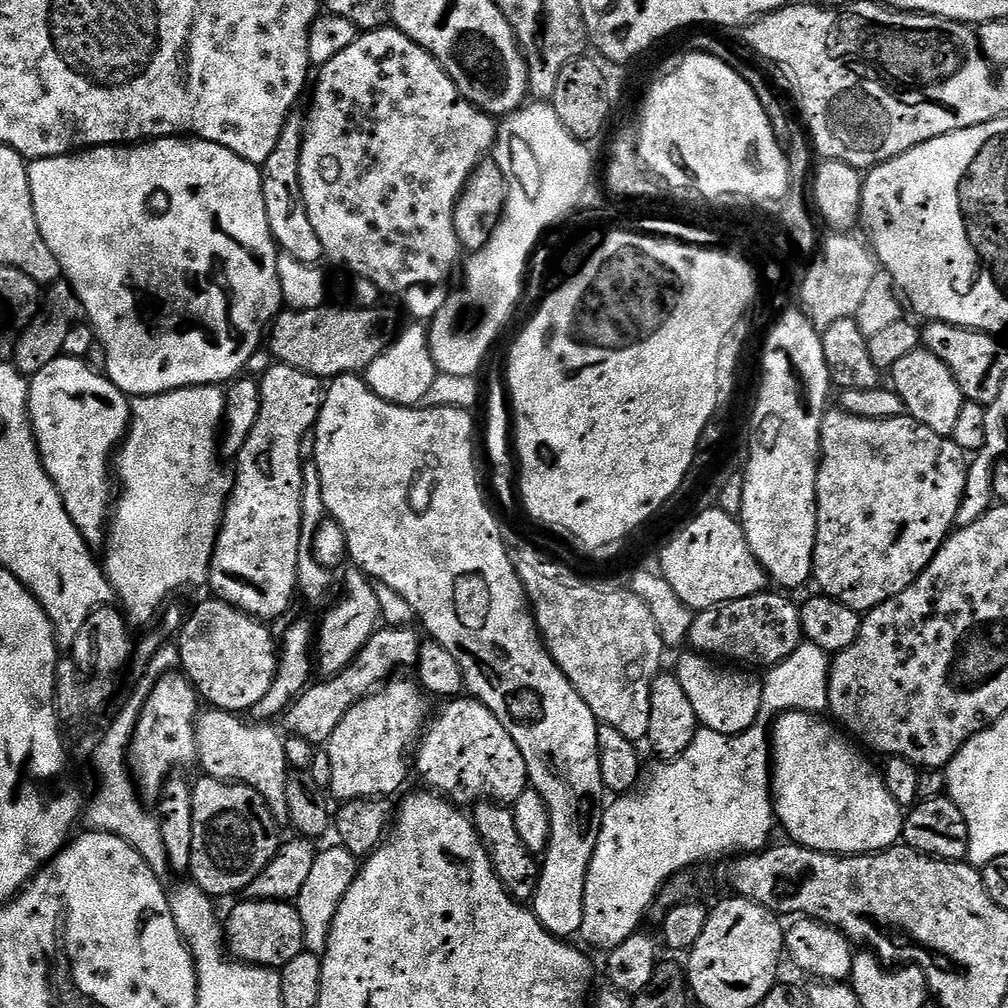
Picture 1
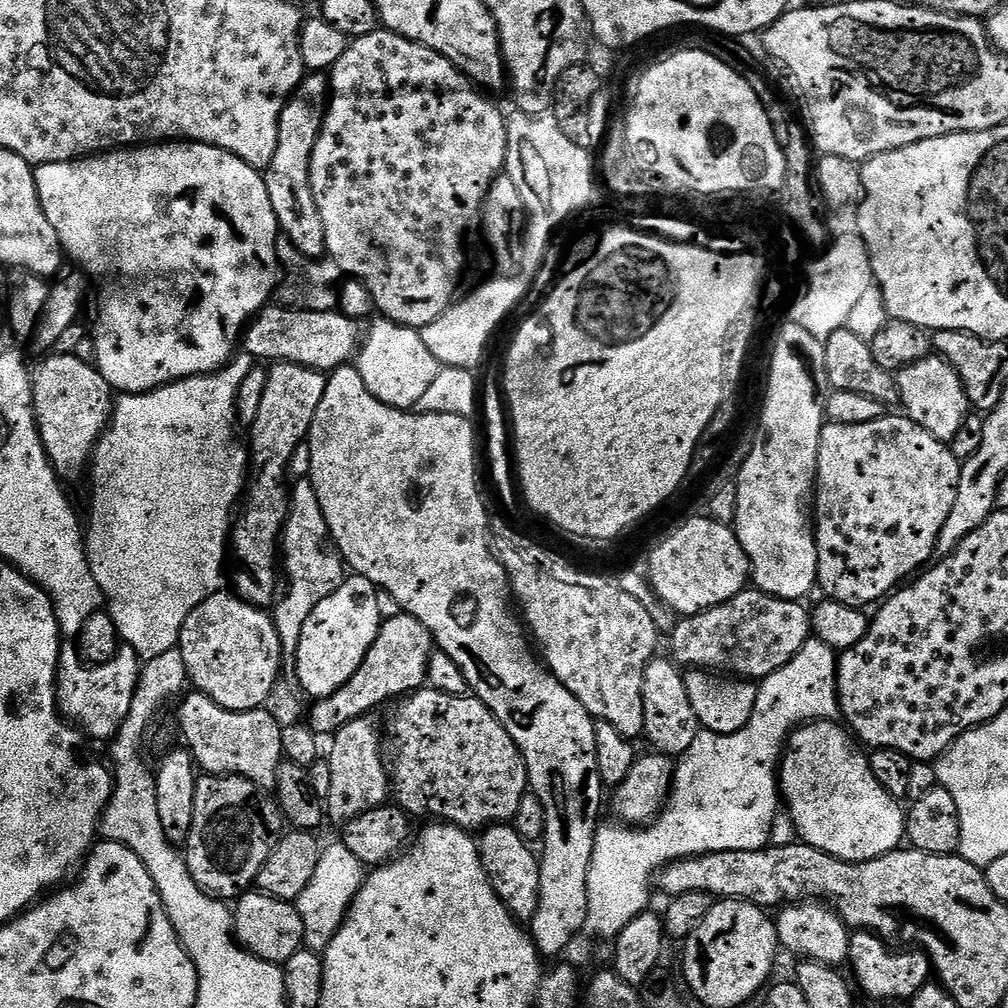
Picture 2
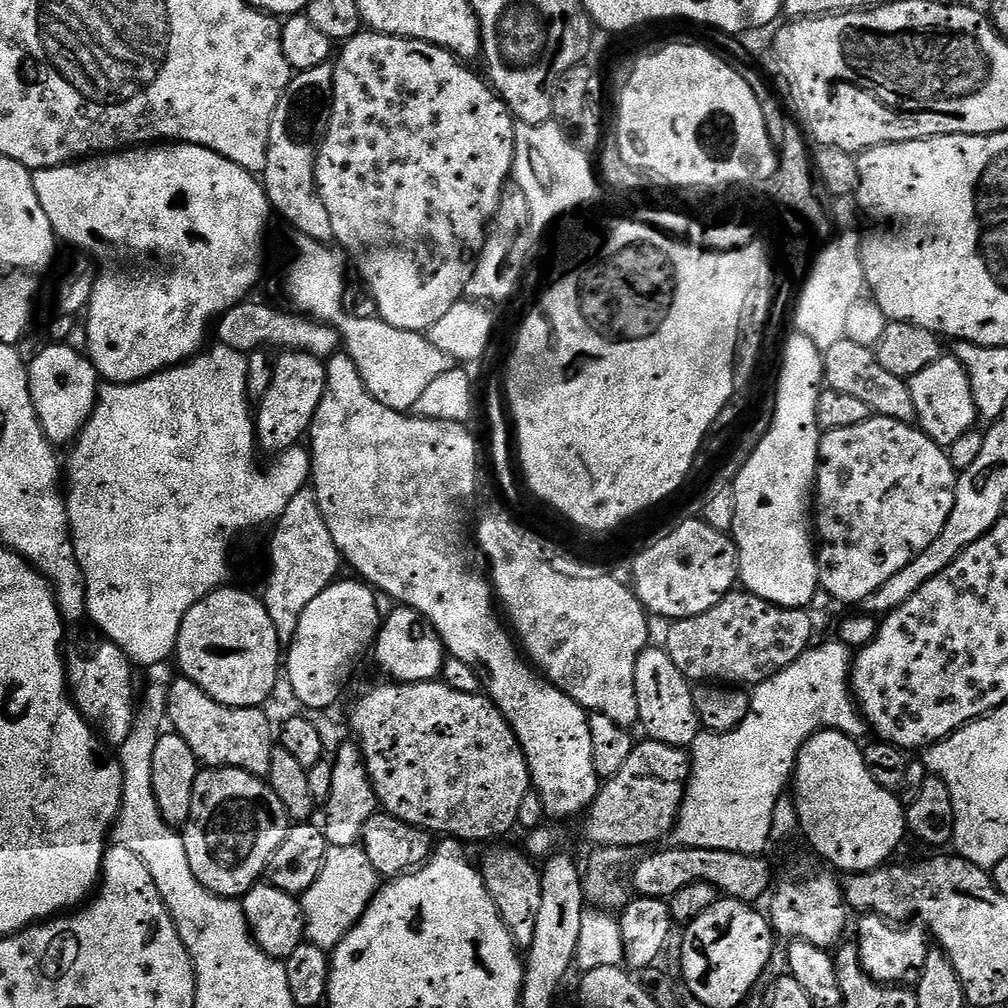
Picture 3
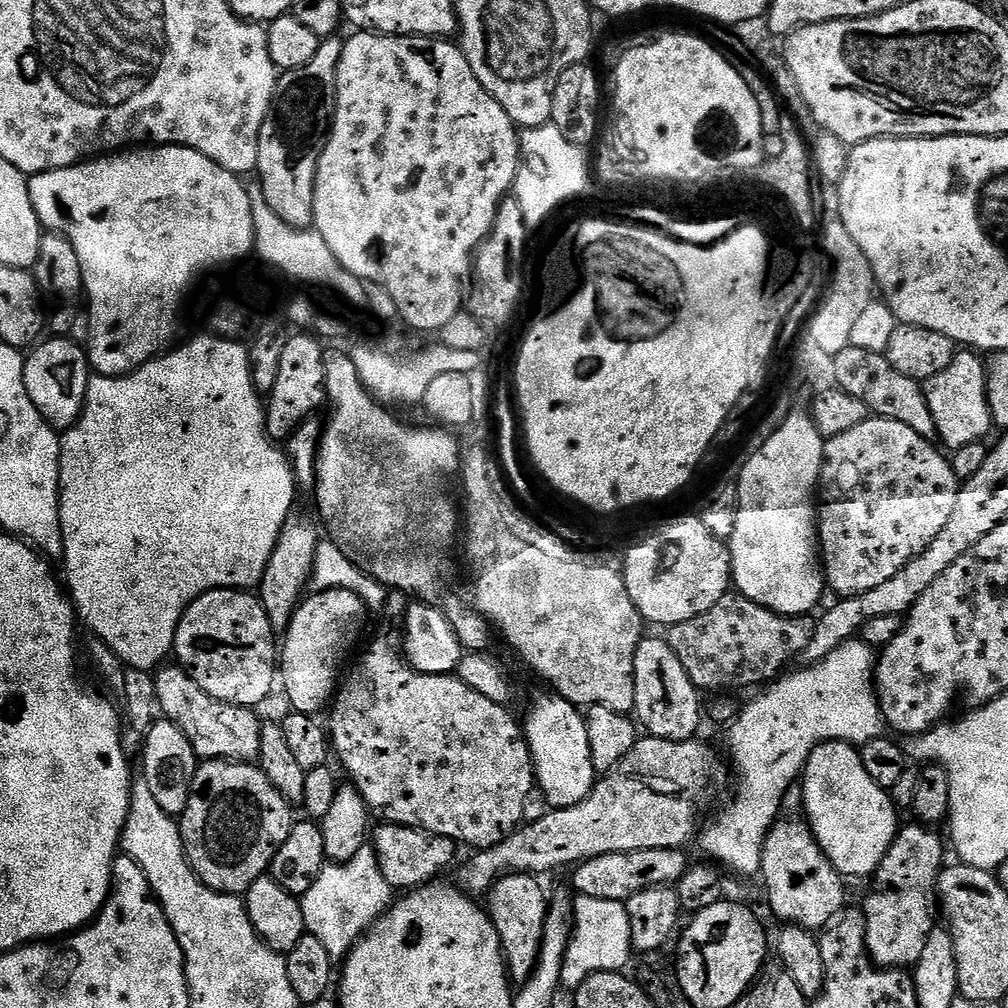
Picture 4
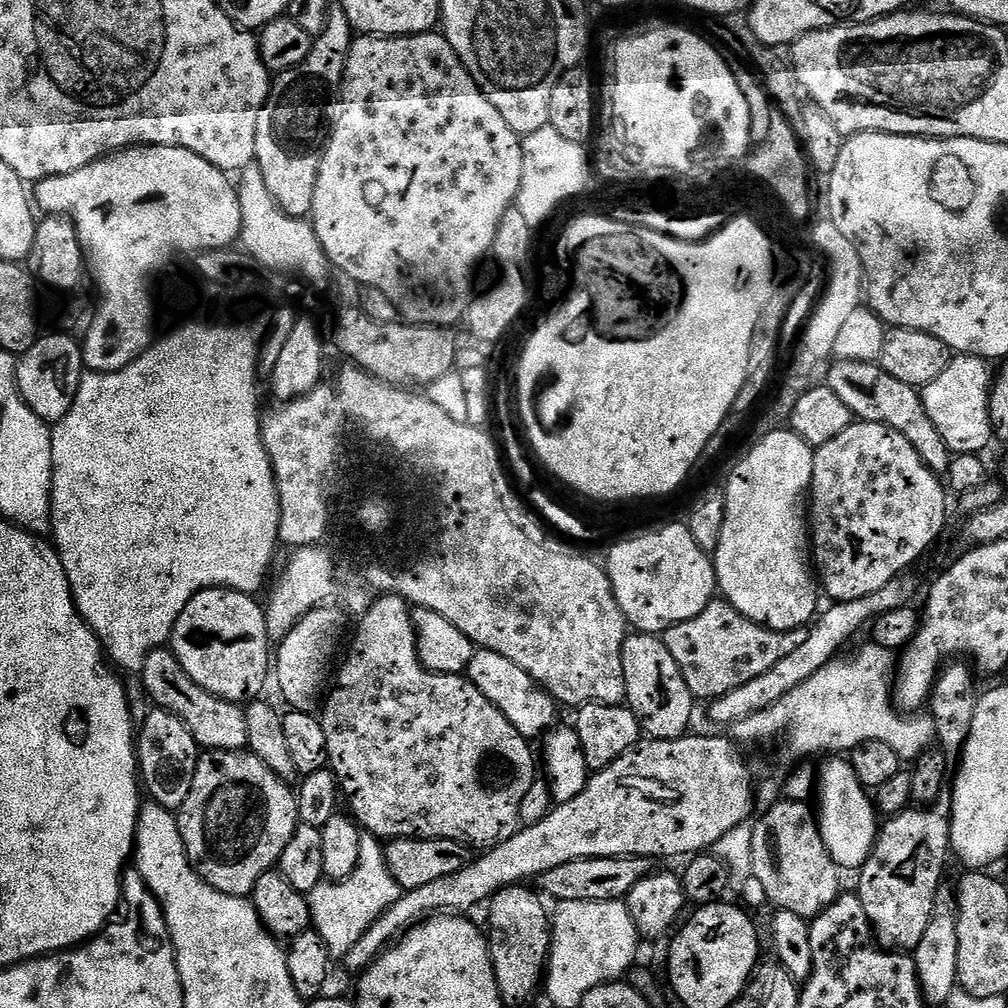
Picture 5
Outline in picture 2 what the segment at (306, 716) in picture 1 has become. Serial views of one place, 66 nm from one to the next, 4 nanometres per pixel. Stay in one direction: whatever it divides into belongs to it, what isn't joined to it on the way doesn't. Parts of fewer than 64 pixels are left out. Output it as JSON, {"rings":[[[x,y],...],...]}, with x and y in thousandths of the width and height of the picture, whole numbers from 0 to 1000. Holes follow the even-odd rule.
{"rings":[[[398,609],[381,615],[374,635],[367,641],[355,665],[351,666],[351,671],[333,688],[321,693],[314,693],[309,699],[309,722],[318,732],[328,731],[349,714],[364,711],[368,702],[373,702],[384,694],[392,695],[394,692],[400,692],[422,682],[425,658],[430,646],[431,636],[427,625],[423,625],[423,621],[415,617],[415,613]]]}

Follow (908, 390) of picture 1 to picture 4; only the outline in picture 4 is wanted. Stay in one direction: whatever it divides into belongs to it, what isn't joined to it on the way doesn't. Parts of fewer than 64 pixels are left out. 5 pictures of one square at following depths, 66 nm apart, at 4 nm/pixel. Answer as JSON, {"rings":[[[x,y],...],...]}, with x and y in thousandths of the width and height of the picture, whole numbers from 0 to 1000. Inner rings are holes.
{"rings":[[[964,347],[949,348],[942,363],[938,363],[938,367],[935,367],[926,377],[920,378],[917,385],[917,395],[923,405],[923,415],[927,417],[929,433],[938,445],[947,446],[954,442],[971,440],[980,428],[985,428],[980,403],[978,363],[971,355],[973,356]]]}

